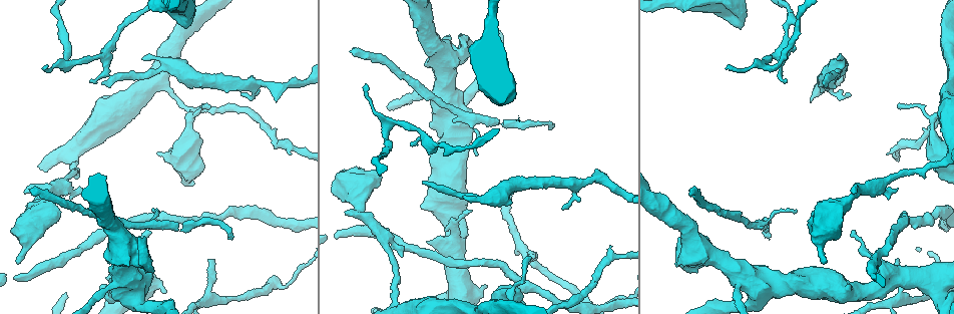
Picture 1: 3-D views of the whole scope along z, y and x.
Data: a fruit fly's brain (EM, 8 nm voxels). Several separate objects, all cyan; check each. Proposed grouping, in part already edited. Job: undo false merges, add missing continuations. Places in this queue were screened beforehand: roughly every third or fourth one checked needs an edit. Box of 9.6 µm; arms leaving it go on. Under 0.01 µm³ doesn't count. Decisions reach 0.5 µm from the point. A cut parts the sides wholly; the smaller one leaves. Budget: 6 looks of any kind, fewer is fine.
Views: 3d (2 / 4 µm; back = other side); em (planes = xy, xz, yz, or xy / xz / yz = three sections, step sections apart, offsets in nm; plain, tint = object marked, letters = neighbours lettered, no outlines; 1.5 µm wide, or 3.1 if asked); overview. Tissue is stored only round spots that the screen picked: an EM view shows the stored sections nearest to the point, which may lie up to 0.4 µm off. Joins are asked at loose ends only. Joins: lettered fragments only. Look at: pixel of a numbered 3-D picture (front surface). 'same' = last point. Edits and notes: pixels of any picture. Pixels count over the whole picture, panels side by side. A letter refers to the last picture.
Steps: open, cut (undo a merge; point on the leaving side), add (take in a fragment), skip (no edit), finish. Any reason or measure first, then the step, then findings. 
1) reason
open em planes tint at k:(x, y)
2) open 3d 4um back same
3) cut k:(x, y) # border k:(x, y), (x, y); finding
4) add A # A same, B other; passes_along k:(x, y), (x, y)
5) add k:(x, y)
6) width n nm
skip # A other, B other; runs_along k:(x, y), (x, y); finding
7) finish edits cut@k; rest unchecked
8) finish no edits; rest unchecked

calibre changes
open em xy step 8 plain at 1:(105, 290)

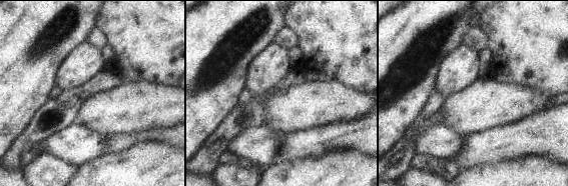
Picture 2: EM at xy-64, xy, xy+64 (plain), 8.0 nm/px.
with the object marked
open em xy step 8 tint same

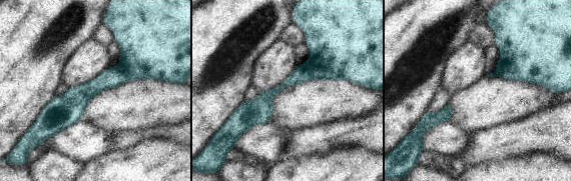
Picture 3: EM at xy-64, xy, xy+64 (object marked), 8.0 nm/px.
open em xy step 8 letters same

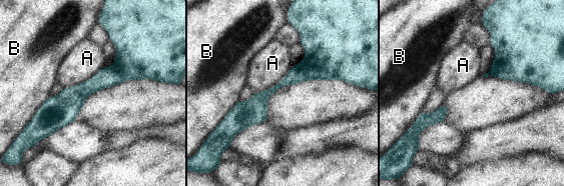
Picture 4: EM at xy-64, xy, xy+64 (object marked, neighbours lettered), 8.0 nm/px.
width 130 nm
cut 4:(298, 74) # A other, B other; a second neuron is stuck on

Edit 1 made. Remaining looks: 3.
long arm stops here
open em planes tint at 1:(552, 127)

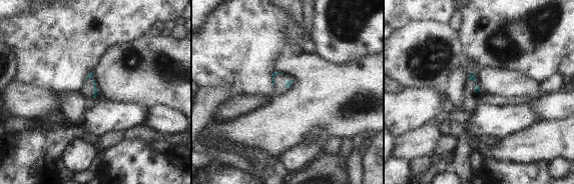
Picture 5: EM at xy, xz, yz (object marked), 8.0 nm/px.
see the neighbours
open em planes letters same

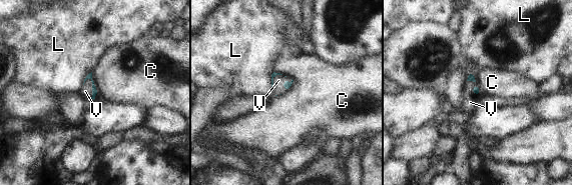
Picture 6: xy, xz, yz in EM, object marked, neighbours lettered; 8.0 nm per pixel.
longest_contact C 180 nm
add V # C other, L other, V same; passes_along 6:(89, 76), (92, 87), (85, 91); the neuron continues

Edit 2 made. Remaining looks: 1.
finish edits cut@4, add@6; rest unchecked

